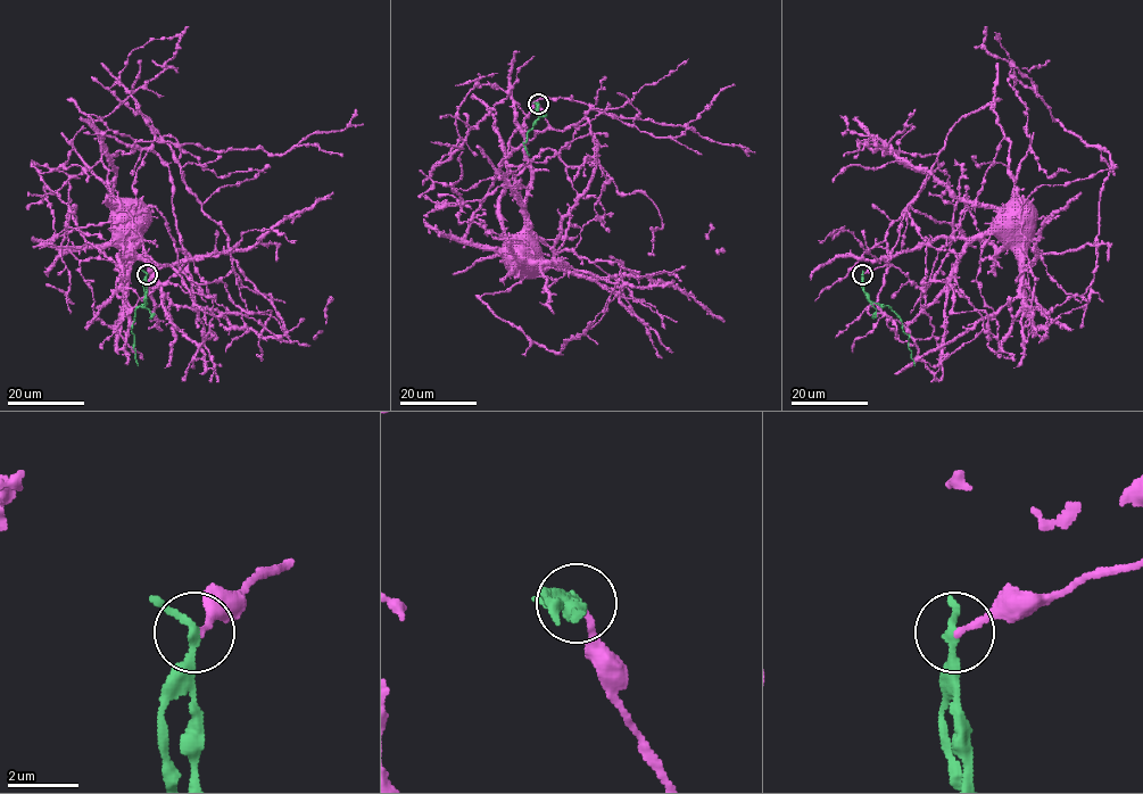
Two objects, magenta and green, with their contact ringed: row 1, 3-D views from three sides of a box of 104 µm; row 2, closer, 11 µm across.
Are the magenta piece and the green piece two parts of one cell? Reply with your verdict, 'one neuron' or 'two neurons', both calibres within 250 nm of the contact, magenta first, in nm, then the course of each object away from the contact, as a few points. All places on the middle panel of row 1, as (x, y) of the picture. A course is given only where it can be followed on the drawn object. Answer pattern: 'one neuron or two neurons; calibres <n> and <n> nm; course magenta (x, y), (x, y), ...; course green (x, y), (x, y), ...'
two neurons; calibres 170 and 200 nm; course magenta (539, 104), (547, 126), (522, 143), (499, 167), (507, 173), (499, 218), (505, 255), (508, 265), (514, 262); course green (538, 104), (538, 120), (523, 143), (529, 155)

